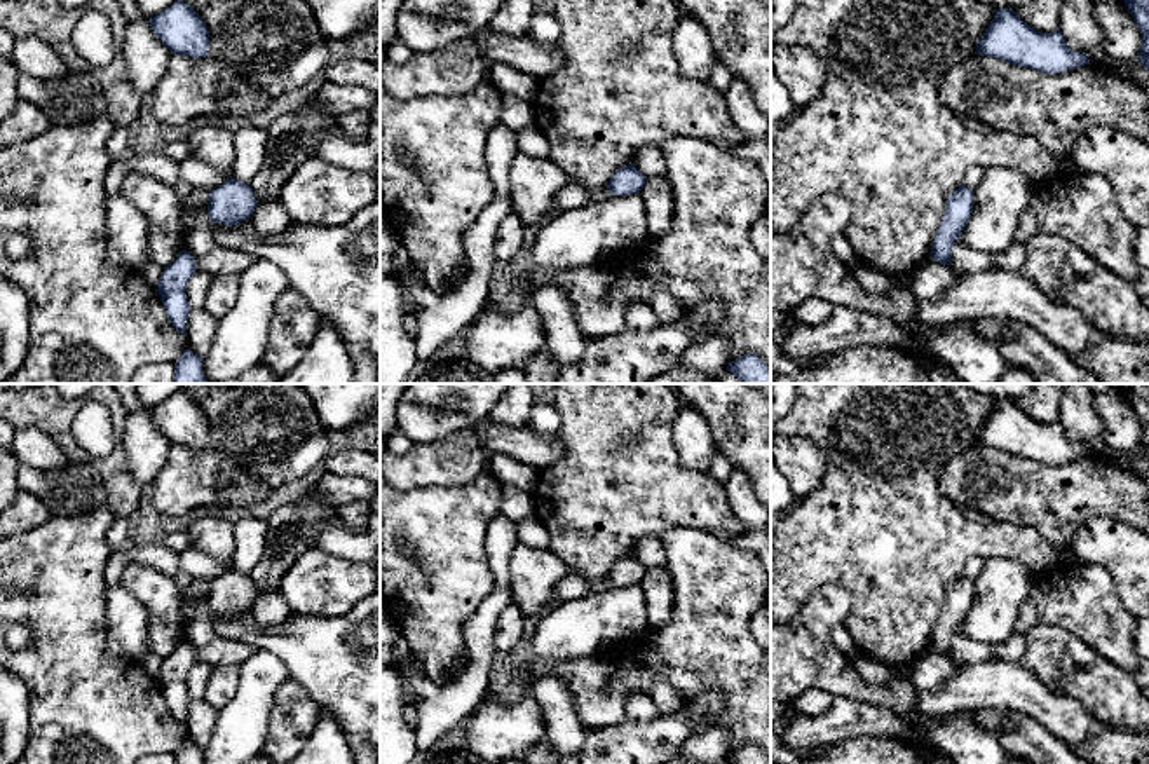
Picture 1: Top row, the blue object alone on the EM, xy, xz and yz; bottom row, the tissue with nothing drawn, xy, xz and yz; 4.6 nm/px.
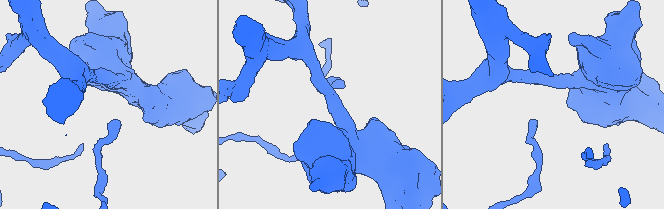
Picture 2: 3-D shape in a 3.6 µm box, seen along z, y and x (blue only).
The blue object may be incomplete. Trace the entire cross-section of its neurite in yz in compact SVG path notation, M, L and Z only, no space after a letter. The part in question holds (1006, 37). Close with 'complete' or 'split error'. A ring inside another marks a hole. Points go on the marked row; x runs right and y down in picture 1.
M996 9L994 19L976 42L976 52L1044 73L1091 65L1086 54L1067 47L1060 28L1050 33L1037 31L1013 9Z; complete

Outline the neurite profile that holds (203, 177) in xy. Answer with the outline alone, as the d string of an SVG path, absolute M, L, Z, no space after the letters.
M188 157L180 164L180 178L192 185L197 190L213 192L220 185L228 180L228 174L218 171L216 167L195 159Z

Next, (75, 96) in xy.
M66 70L51 80L17 73L16 89L19 99L40 108L51 124L71 126L106 113L103 89L91 72Z

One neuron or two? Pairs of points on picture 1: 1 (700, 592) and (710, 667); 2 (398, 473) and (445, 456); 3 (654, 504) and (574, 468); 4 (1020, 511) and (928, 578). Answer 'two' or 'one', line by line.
1: one
2: one
3: one
4: two

